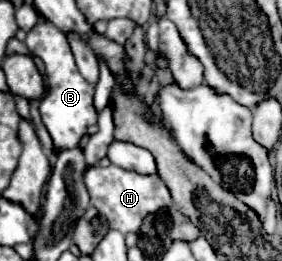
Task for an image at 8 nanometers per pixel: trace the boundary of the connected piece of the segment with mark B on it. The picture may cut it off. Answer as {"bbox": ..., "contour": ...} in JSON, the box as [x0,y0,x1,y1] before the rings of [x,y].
{"bbox":[25,22,99,150],"contour":[[[51,22],[37,24],[25,40],[25,46],[33,56],[39,56],[45,62],[45,74],[47,74],[47,92],[41,100],[39,112],[43,118],[43,124],[47,126],[53,144],[57,150],[73,148],[81,142],[81,138],[87,134],[87,128],[97,124],[99,112],[93,106],[93,94],[95,86],[91,86],[77,70],[75,58],[71,58],[71,46],[67,46],[67,36],[59,32]]]}

